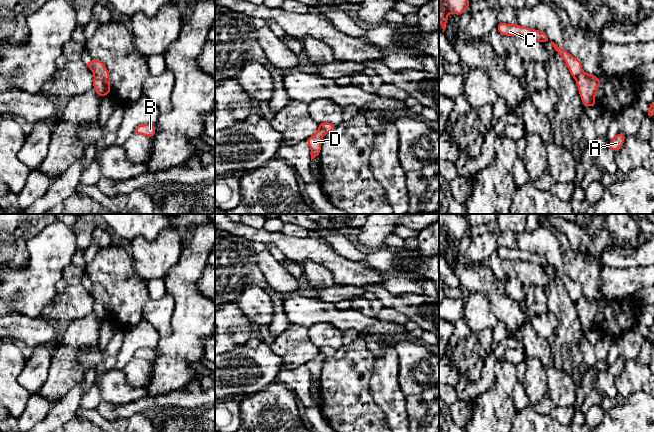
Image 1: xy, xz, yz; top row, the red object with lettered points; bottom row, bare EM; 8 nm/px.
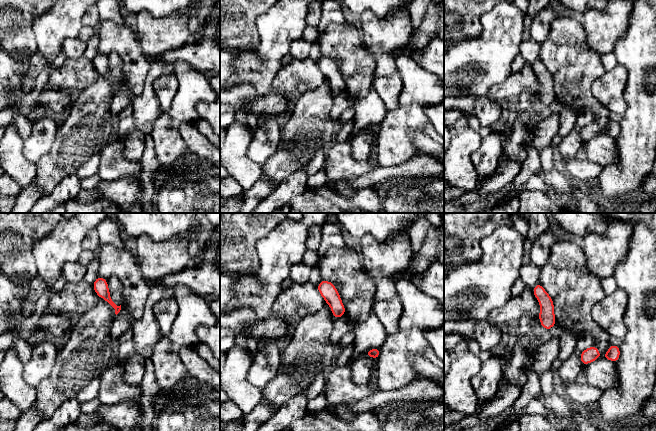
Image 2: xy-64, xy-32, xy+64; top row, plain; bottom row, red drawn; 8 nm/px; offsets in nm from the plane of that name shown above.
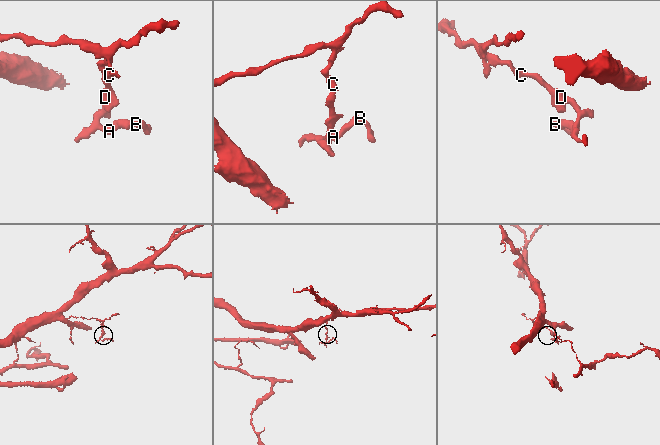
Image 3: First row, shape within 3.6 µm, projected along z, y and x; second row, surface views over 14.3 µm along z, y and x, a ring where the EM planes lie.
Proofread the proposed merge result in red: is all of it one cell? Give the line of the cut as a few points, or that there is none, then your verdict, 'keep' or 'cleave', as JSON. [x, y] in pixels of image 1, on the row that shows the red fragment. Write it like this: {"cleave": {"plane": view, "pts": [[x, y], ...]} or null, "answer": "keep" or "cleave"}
{"cleave": null, "answer": "keep"}

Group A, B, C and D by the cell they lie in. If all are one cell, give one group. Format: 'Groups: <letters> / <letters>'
Groups: A B C D

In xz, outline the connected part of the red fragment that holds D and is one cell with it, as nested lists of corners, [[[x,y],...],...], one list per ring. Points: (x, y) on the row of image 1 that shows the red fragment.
[[[330,122],[318,123],[319,130],[312,136],[310,136],[306,143],[311,149],[311,160],[315,157],[319,157],[322,145],[322,139],[326,133],[330,133],[335,130],[336,125]]]

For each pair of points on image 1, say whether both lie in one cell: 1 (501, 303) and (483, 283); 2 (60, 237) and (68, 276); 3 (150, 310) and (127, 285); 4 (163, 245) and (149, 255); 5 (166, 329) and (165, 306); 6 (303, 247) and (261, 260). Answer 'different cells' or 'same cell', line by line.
1: same cell
2: different cells
3: different cells
4: same cell
5: same cell
6: different cells

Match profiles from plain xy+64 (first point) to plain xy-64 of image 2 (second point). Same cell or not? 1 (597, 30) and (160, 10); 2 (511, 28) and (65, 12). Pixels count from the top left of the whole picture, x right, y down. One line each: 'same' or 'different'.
1: different
2: same

